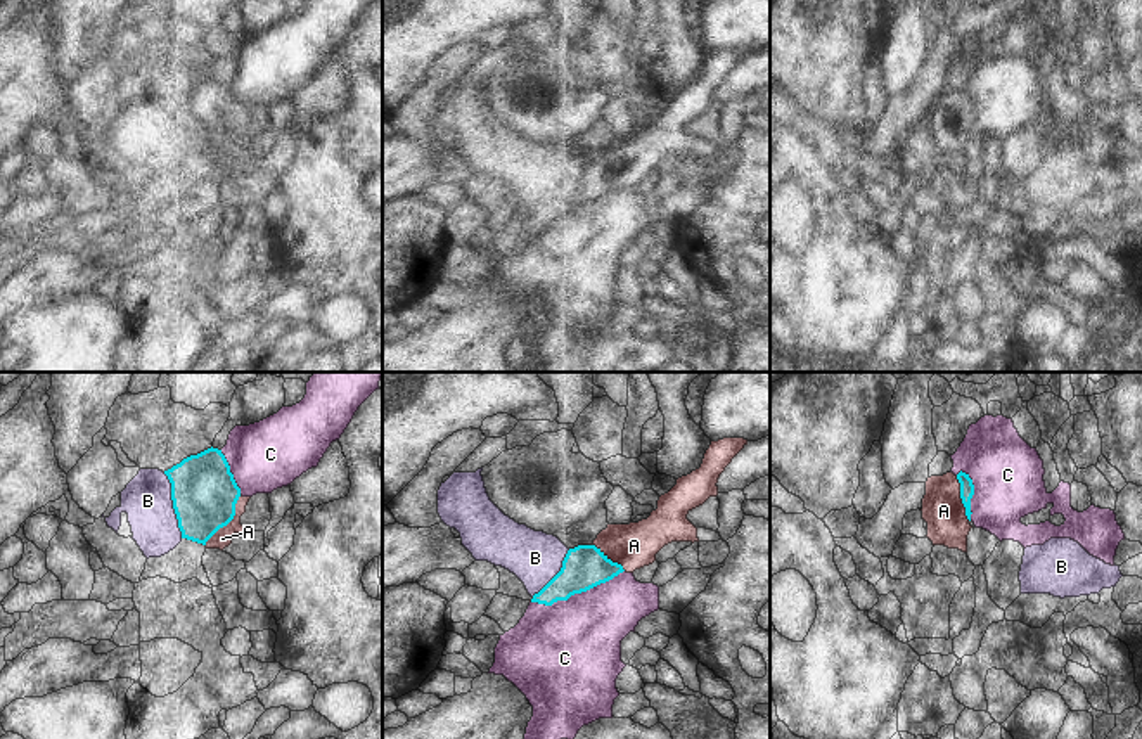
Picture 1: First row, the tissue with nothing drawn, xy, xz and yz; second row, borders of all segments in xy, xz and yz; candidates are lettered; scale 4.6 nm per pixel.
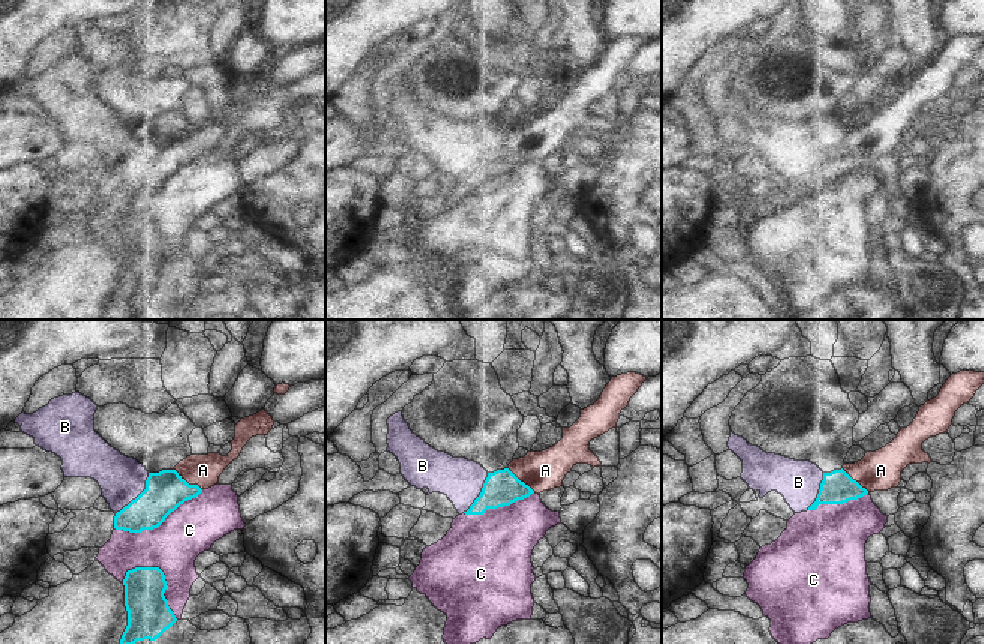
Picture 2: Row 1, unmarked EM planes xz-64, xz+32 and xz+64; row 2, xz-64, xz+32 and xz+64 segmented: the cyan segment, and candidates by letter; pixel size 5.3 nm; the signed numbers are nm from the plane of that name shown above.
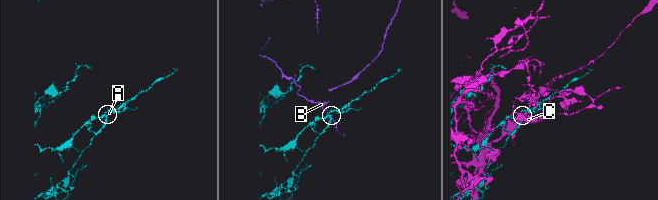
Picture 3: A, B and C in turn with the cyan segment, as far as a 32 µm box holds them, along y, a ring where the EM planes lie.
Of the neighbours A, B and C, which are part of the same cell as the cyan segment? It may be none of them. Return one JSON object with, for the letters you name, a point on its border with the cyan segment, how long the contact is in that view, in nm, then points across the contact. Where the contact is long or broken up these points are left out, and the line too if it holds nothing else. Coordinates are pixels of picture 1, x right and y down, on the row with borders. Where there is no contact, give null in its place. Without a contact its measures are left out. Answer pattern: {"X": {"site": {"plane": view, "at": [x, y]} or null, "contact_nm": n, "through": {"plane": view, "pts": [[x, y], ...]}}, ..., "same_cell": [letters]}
{"A": {"site": {"plane": "xy", "at": [229, 521]}, "contact_nm": 280, "through": {"plane": "xy", "pts": [[203, 490], [205, 497], [229, 521], [222, 528], [222, 539]]}}, "same_cell": ["A"]}

